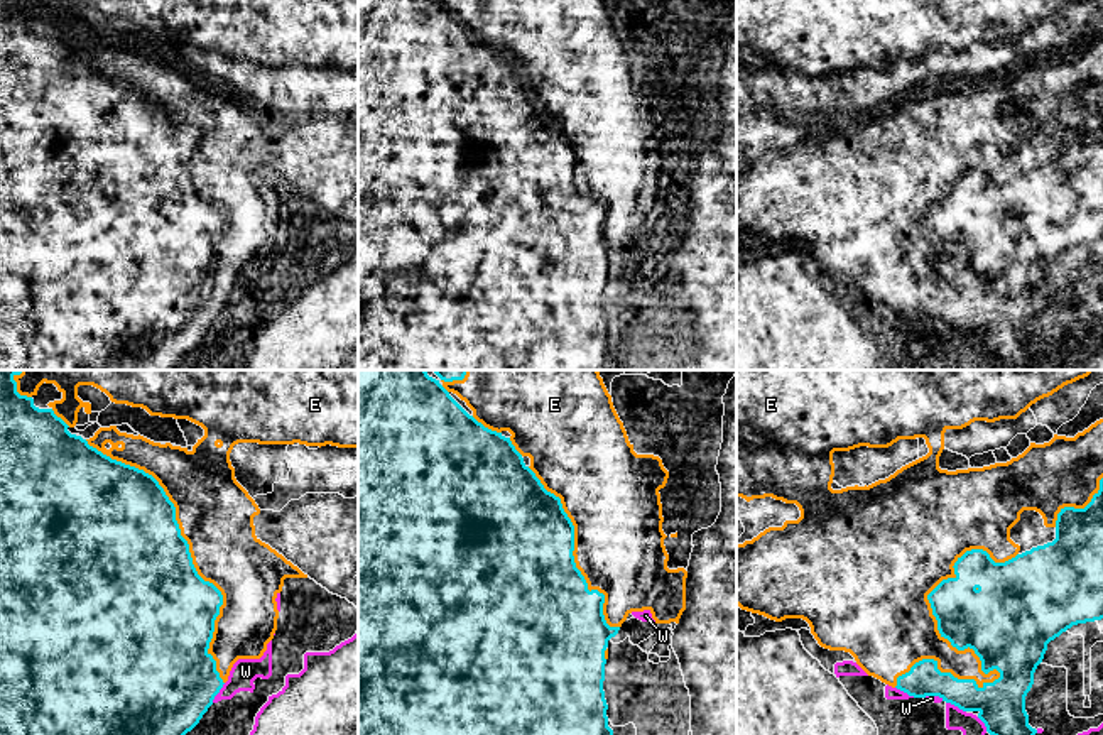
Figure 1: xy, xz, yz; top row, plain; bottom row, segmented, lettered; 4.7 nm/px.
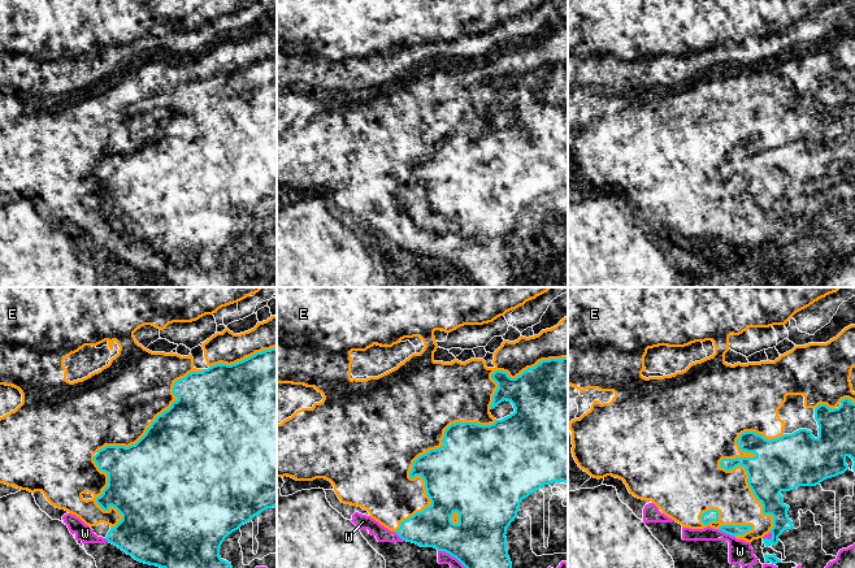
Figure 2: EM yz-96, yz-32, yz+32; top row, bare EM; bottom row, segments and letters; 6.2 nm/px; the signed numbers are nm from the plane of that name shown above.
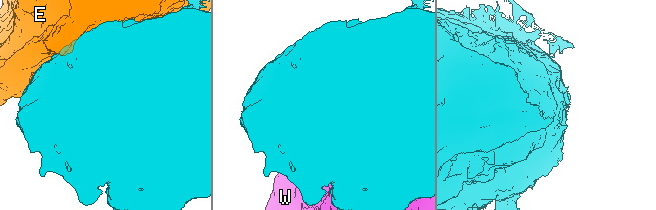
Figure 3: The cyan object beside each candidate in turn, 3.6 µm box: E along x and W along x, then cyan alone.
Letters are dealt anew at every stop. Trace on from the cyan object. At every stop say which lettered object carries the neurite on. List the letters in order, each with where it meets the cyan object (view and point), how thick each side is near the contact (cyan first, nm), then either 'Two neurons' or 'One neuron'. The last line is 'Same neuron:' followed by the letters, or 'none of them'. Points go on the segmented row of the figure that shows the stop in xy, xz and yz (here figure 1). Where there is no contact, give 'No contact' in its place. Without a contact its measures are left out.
E: Touches cyan at yz (963, 649). Thickness 420 nm (cyan) against 240 nm. Two neurons
W: Touches cyan at xy (218, 691). Thickness 460 nm (cyan) against 120 nm. Two neurons
Same neuron: none of them

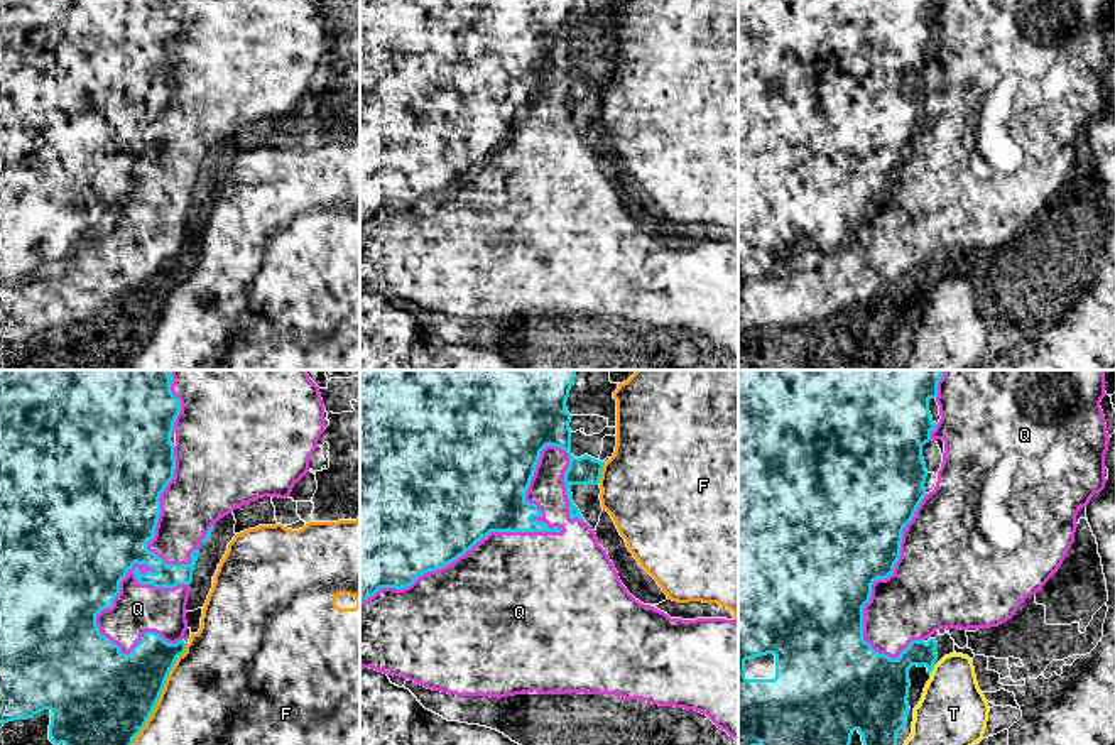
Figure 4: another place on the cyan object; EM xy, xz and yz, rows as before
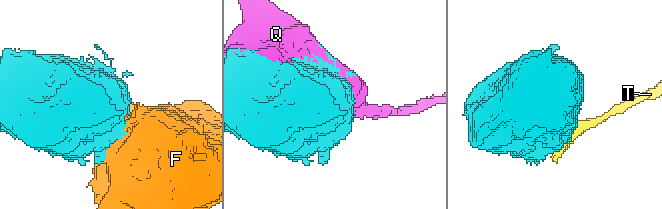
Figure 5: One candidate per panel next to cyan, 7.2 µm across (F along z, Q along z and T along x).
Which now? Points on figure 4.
F: Touches cyan at xy (159, 695). Thickness 440 nm (cyan) against 460 nm. Two neurons
Q: Touches cyan at xz (511, 531). Thickness 420 nm (cyan) against 500 nm. One neuron
T: Touches cyan at yz (933, 668). Thickness 240 nm (cyan) against 320 nm. Two neurons
Same neuron: Q

